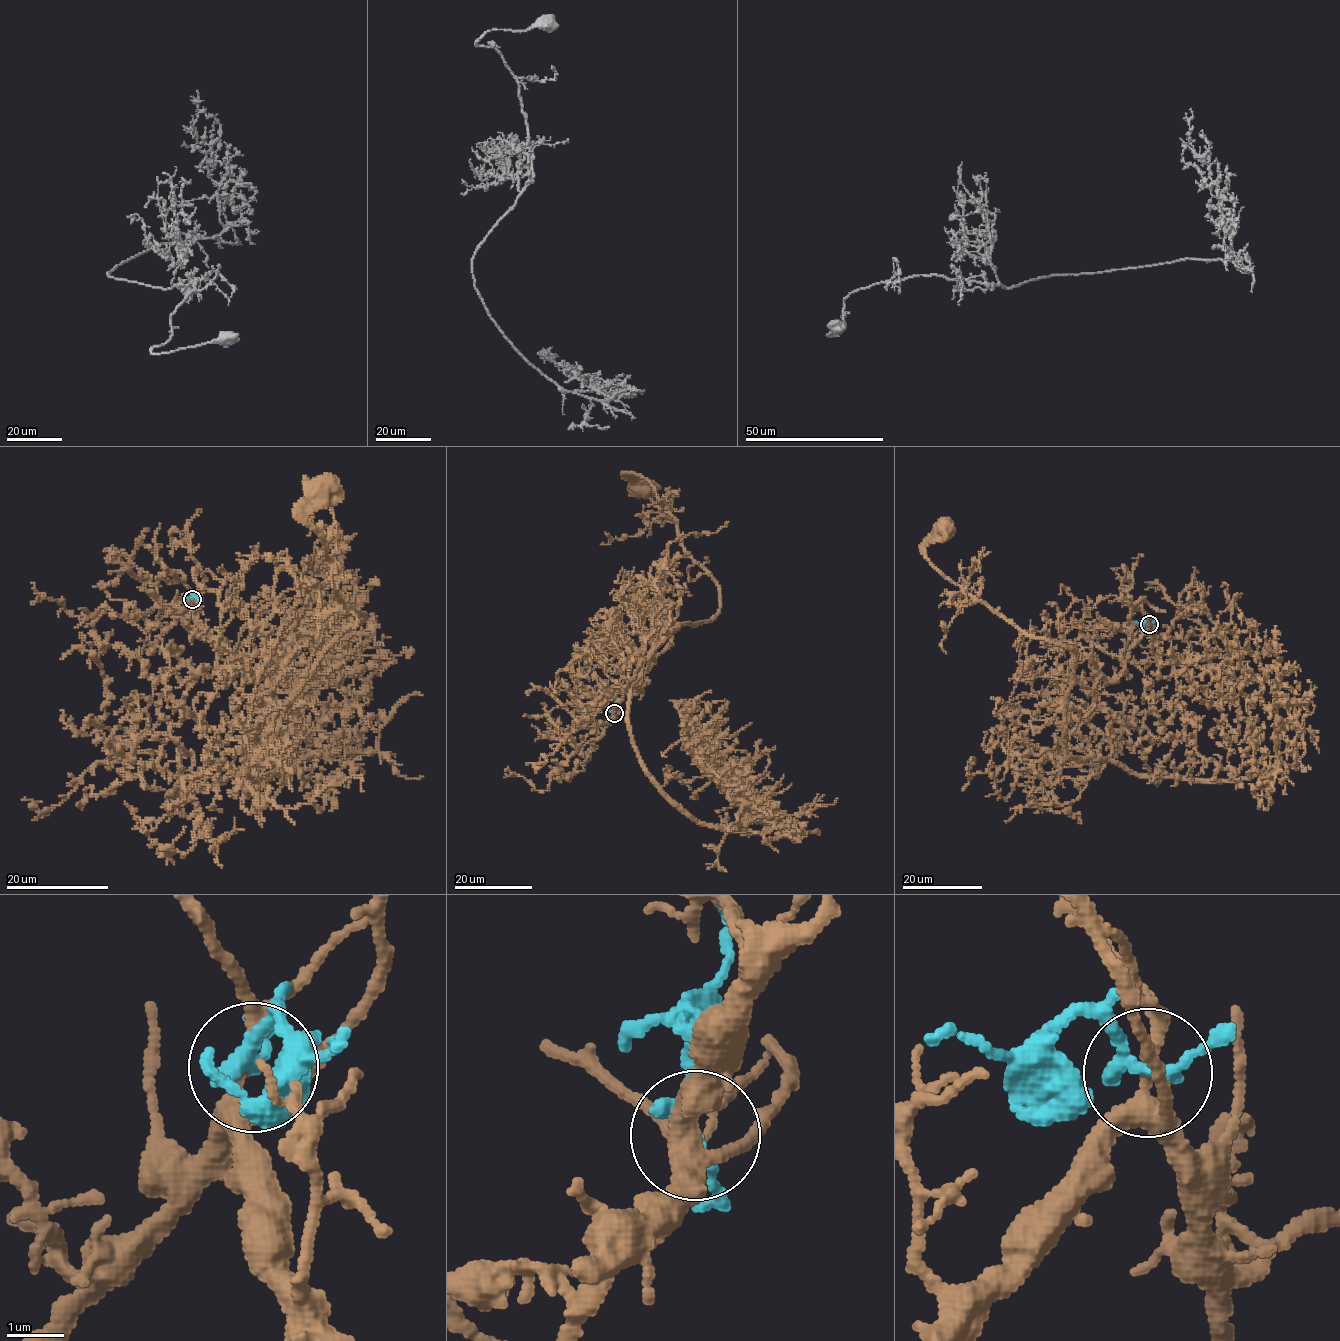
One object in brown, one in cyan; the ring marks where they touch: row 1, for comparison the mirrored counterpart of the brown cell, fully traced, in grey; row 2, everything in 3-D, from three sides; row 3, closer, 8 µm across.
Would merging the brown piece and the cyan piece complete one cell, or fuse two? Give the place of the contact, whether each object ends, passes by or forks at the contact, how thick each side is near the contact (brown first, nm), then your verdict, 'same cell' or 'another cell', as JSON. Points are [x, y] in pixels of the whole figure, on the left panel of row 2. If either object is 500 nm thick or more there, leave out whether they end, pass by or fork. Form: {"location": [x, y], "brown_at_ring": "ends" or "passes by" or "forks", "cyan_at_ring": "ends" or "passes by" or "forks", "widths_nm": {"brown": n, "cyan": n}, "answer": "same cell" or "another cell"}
{"location": [192, 599], "brown_at_ring": "forks", "cyan_at_ring": "passes by", "widths_nm": {"brown": 200, "cyan": 240}, "answer": "another cell"}

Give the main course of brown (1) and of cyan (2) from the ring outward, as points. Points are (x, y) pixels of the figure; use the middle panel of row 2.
1: (614, 714), (653, 662), (659, 638), (718, 610), (715, 580), (684, 549), (654, 487), (632, 474), (643, 488)
2: (614, 714), (616, 697)

